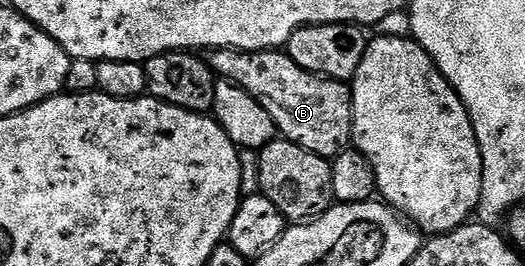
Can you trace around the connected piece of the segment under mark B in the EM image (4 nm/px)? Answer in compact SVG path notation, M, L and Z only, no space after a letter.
M218 48L208 53L207 59L209 67L220 79L247 90L247 94L251 94L251 98L255 98L267 114L271 114L278 133L284 139L303 146L303 150L311 150L311 154L326 158L338 156L344 148L350 147L353 138L353 90L346 81L332 80L311 70L303 70L303 66L296 64L285 50L240 52L238 48Z

